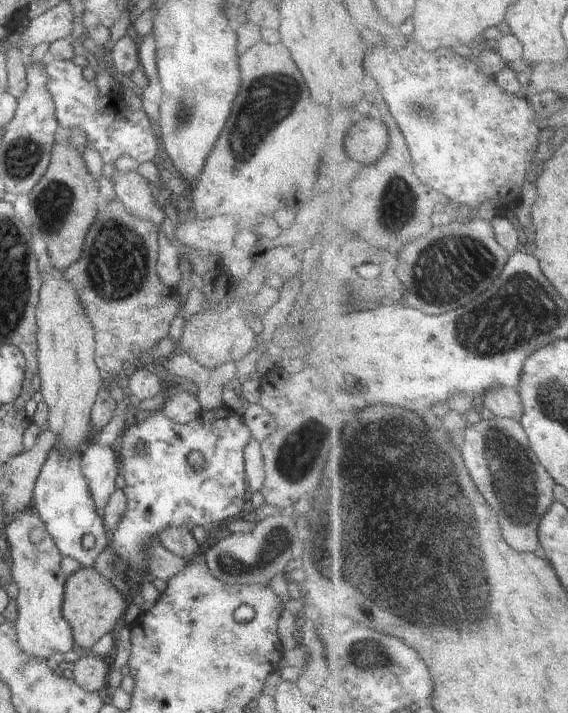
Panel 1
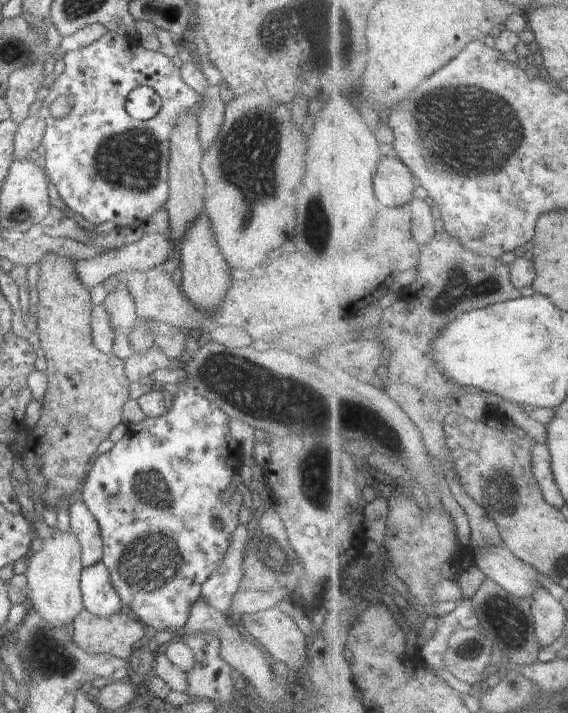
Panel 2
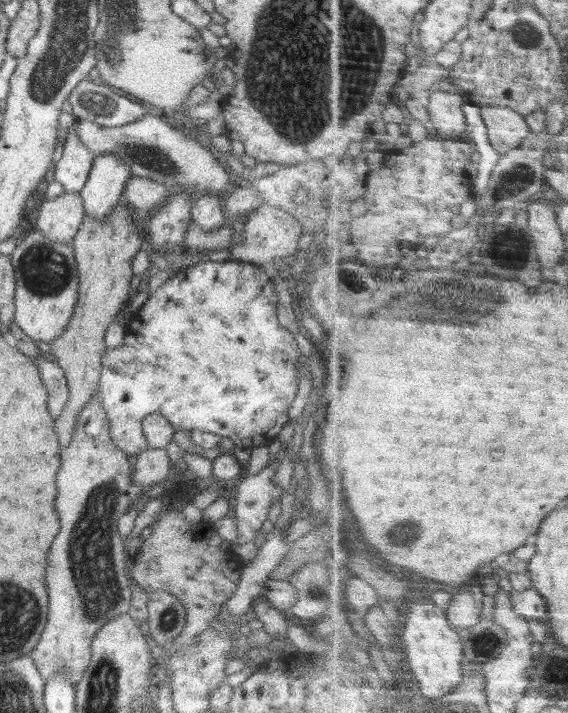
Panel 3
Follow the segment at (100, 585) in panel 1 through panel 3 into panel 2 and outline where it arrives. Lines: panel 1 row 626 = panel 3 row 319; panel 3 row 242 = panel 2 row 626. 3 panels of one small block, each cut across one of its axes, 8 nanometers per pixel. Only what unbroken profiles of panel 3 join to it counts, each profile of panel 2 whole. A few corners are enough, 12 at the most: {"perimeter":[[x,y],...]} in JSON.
{"perimeter":[[85,608],[70,624],[85,653],[128,661],[147,640],[142,622]]}

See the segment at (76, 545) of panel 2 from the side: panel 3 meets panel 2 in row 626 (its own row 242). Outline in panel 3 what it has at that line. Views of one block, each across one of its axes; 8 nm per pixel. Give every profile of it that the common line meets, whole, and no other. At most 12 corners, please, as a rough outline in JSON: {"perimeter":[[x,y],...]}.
{"perimeter":[[78,193],[46,200],[34,220],[50,242],[72,242],[86,218]]}

